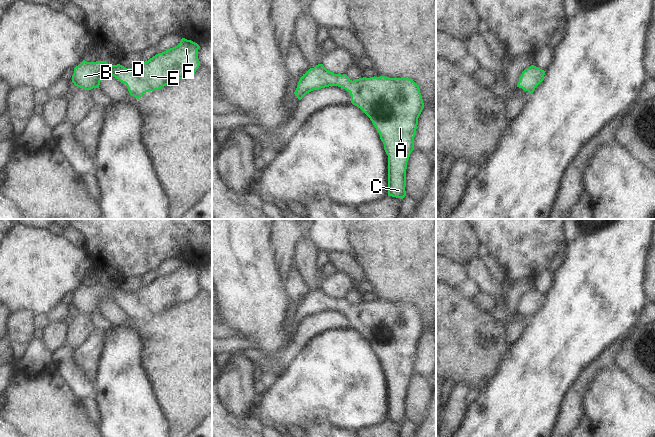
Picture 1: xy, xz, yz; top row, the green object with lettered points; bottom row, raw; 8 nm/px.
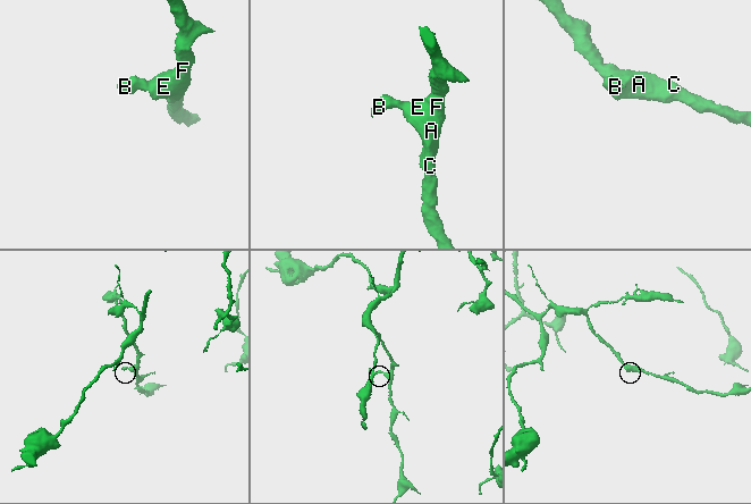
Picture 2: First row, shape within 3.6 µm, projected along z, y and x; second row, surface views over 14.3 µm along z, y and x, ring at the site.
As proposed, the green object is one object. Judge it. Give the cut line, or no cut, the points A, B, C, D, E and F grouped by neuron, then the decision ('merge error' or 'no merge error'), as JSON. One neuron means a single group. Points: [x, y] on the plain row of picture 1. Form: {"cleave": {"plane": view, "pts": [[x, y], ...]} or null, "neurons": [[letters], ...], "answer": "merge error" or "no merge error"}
{"cleave": null, "neurons": [["A", "B", "C", "D", "E", "F"]], "answer": "no merge error"}

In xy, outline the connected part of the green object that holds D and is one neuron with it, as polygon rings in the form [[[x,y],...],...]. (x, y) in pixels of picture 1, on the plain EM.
[[[182,262],[177,270],[129,293],[106,285],[83,284],[74,292],[72,306],[77,311],[91,314],[99,312],[103,300],[111,299],[125,307],[130,319],[139,323],[146,316],[159,314],[174,304],[193,299],[201,290],[198,283],[199,271],[197,267]]]

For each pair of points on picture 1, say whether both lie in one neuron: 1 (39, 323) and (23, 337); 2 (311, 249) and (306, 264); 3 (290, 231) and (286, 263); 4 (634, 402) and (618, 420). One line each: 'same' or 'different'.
1: different
2: same
3: same
4: same

